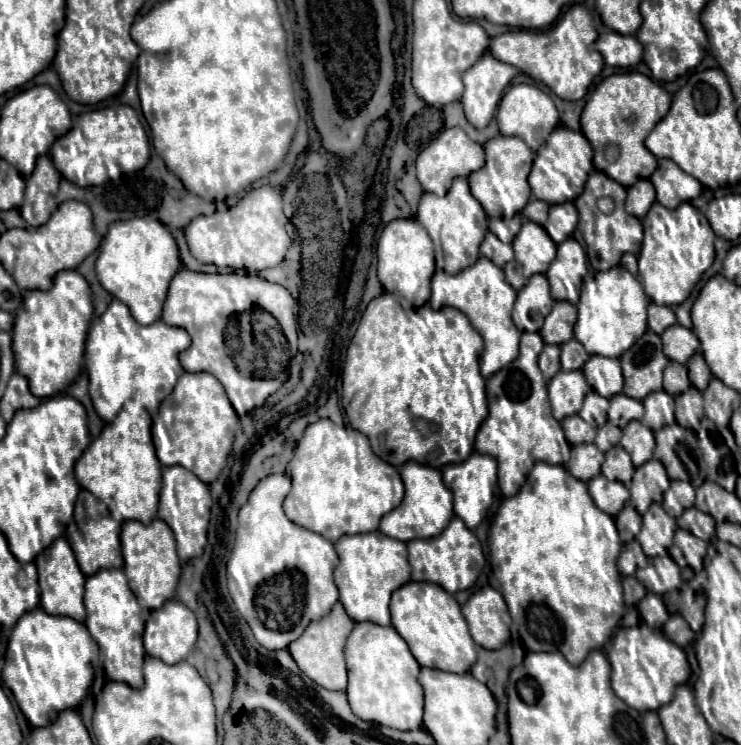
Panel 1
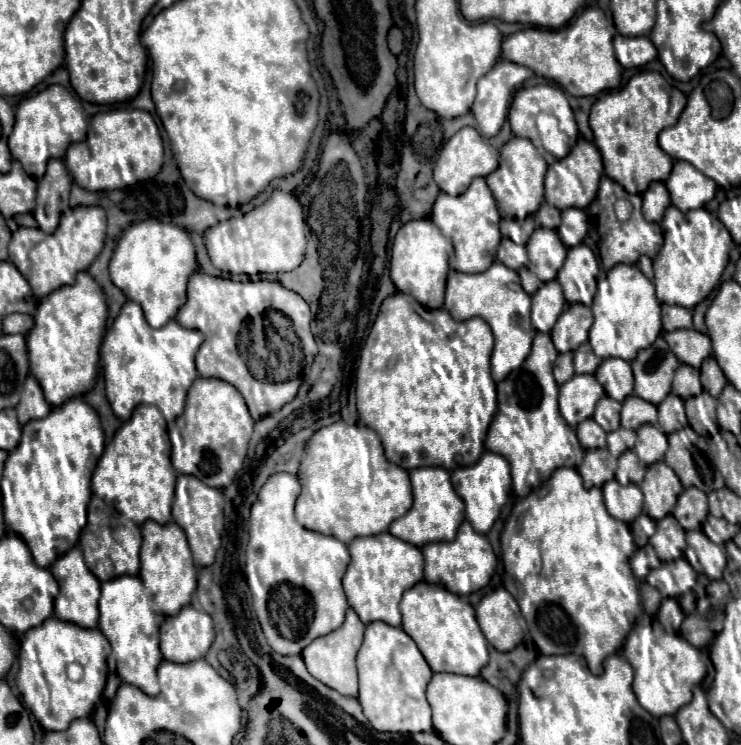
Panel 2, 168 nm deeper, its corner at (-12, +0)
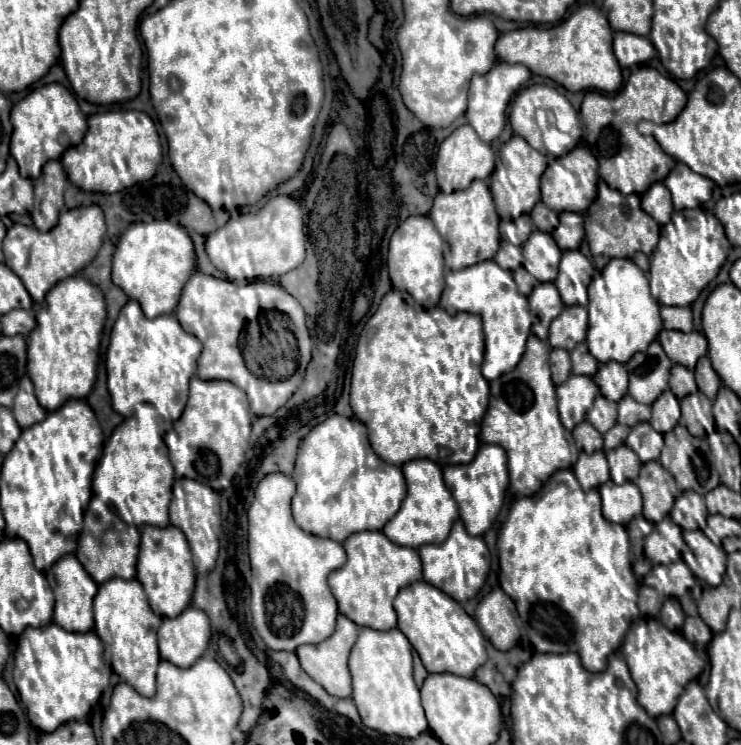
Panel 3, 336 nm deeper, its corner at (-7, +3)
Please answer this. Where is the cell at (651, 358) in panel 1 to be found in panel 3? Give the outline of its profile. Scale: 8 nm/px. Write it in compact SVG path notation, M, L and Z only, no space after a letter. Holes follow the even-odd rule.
M653 341L645 353L637 353L627 363L629 395L639 403L651 405L659 397L659 393L667 389L671 367L673 363L663 353L659 341Z

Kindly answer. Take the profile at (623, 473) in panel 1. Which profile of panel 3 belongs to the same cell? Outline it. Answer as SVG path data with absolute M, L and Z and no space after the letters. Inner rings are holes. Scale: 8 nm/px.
M621 445L619 449L611 449L605 455L607 455L607 461L609 461L611 481L615 485L623 485L627 481L637 479L639 469L641 469L641 461L639 461L639 457L635 457L635 453L631 449Z

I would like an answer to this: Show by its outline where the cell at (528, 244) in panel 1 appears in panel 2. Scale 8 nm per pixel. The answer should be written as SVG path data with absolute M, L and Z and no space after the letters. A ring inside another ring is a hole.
M536 228L526 244L526 250L528 250L530 264L534 266L534 274L542 282L554 280L556 272L562 268L566 260L566 248L564 244L560 244L556 230Z

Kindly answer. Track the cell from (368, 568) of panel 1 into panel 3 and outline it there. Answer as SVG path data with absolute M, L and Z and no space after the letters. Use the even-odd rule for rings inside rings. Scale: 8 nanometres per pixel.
M381 531L353 533L345 543L345 567L329 575L329 587L337 599L339 613L351 617L355 625L377 631L387 631L397 625L393 599L399 589L421 579L421 561L417 549L401 547L389 541Z

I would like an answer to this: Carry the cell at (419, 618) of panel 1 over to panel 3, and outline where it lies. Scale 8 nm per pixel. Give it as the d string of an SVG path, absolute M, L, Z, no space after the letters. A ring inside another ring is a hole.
M415 581L397 593L393 607L399 617L399 631L409 639L429 673L455 673L461 677L473 677L475 669L487 661L481 629L463 611L463 607L455 599L447 597L441 589L427 585L427 581Z

